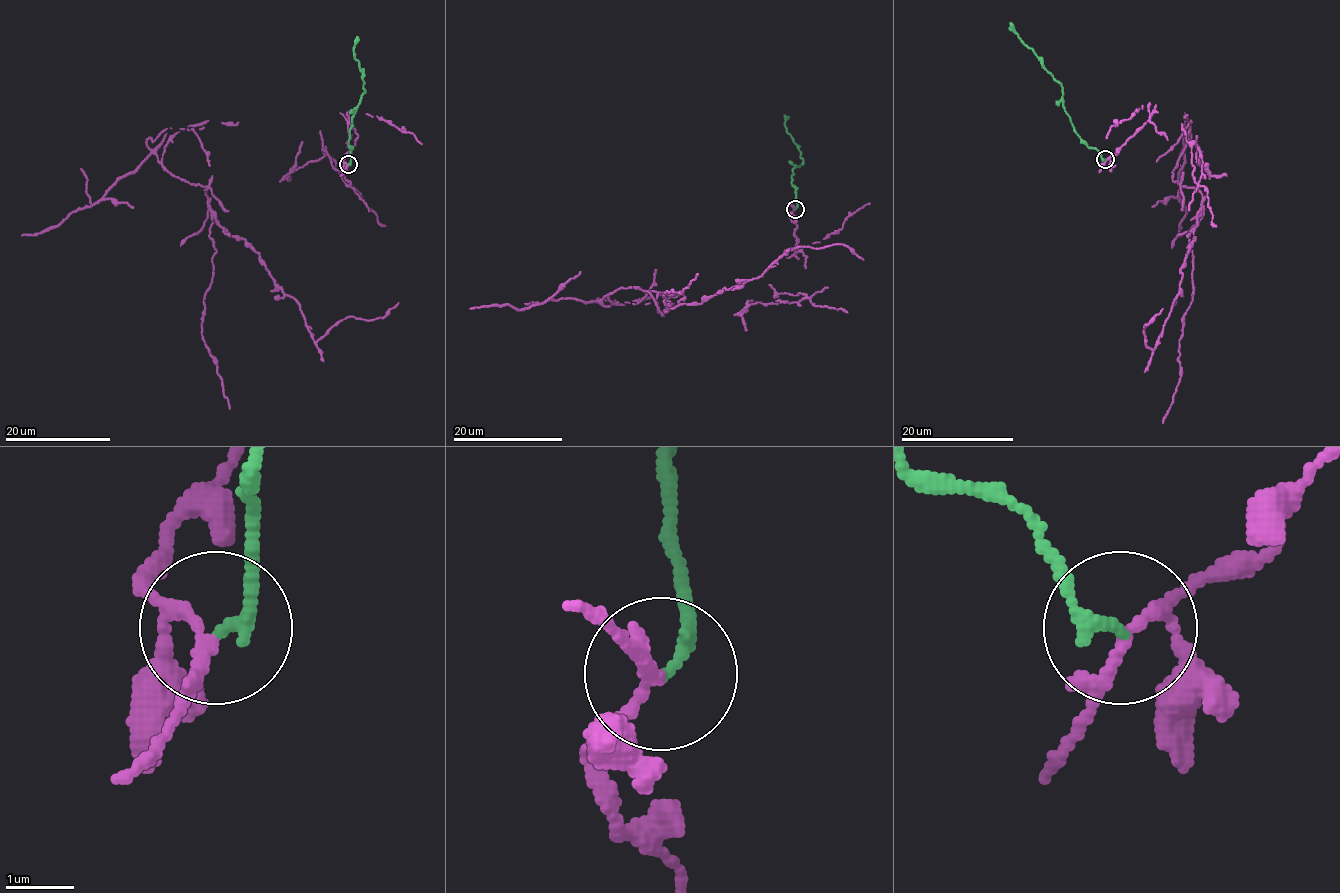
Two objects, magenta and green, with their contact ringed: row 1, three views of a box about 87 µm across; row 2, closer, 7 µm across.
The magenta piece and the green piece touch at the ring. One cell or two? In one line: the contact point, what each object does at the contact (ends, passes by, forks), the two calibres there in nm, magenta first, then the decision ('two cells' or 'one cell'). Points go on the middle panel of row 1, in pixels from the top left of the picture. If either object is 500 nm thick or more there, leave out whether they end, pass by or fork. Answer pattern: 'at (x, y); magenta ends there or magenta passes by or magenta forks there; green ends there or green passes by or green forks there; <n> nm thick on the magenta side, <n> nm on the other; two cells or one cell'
at (795, 209); magenta forks there; green ends there; 130 nm thick on the magenta side, 200 nm on the other; two cells

